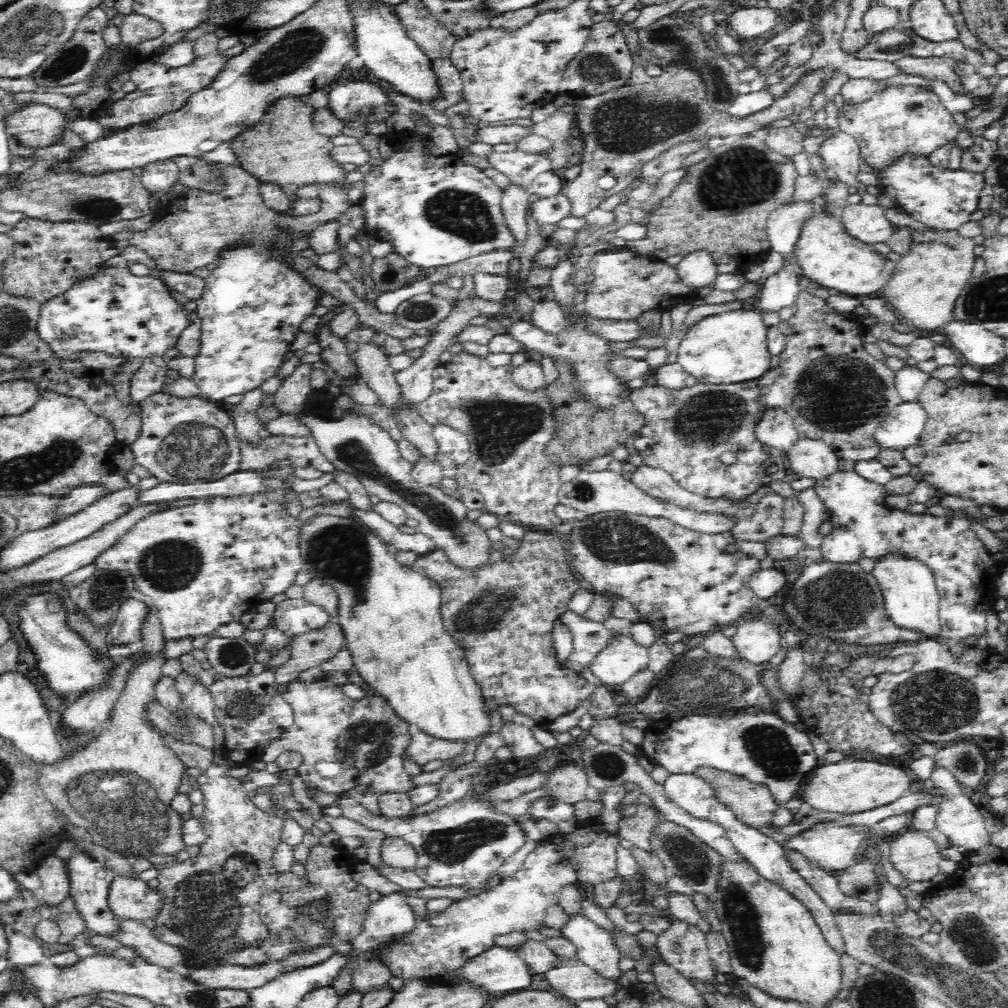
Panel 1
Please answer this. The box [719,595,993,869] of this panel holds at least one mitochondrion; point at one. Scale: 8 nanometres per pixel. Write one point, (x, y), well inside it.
(937, 703)

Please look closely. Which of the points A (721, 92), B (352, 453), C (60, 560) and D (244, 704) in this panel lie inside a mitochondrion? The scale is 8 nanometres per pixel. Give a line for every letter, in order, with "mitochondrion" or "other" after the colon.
A: mitochondrion
B: mitochondrion
C: other
D: mitochondrion

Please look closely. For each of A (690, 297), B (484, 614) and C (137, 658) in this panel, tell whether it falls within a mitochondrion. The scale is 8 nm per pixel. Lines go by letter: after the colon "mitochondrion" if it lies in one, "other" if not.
A: other
B: mitochondrion
C: other

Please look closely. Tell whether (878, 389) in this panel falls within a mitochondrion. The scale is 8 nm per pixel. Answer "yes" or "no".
yes

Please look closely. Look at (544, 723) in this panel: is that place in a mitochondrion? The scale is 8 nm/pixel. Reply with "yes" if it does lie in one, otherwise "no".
no

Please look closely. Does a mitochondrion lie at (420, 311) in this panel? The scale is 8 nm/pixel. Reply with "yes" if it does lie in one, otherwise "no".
yes

